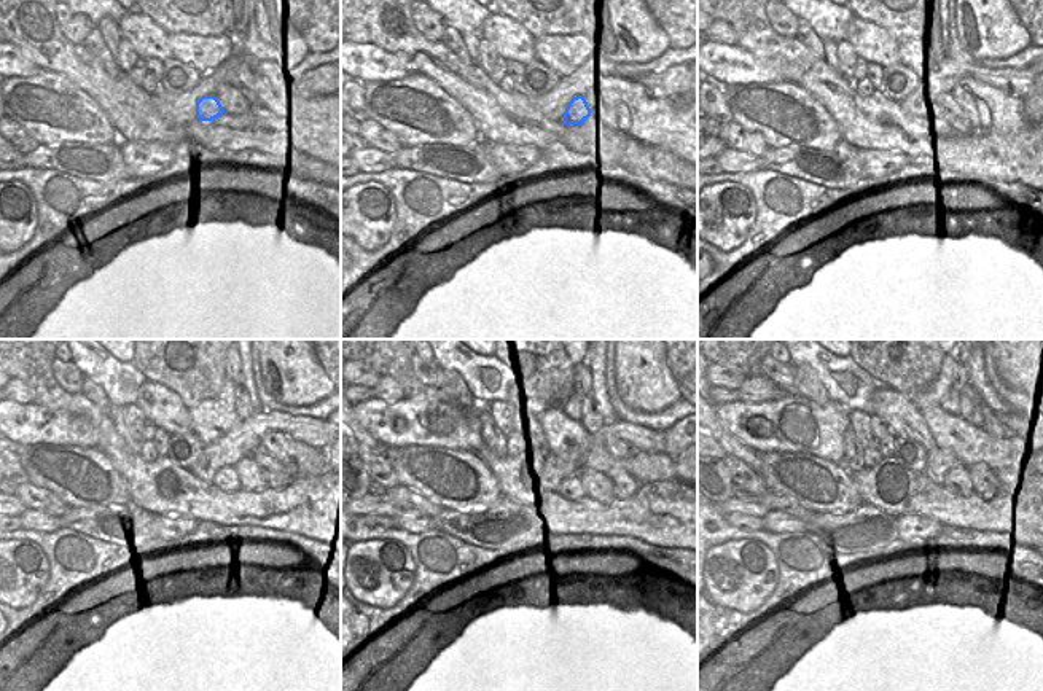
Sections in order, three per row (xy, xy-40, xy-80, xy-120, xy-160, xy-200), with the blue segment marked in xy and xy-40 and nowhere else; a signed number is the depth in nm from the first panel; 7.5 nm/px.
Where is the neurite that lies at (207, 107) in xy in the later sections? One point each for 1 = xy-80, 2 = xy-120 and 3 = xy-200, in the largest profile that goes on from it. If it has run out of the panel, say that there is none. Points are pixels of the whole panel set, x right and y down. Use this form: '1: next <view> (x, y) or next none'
1: next xy-80 (937, 120)
2: next xy-120 (225, 478)
3: next xy-200 (957, 481)

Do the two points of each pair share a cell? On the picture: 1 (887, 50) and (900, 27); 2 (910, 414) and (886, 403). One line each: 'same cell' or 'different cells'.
1: different cells
2: same cell

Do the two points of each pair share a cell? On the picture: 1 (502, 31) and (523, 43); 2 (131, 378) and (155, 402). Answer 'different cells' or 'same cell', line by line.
1: same cell
2: different cells

